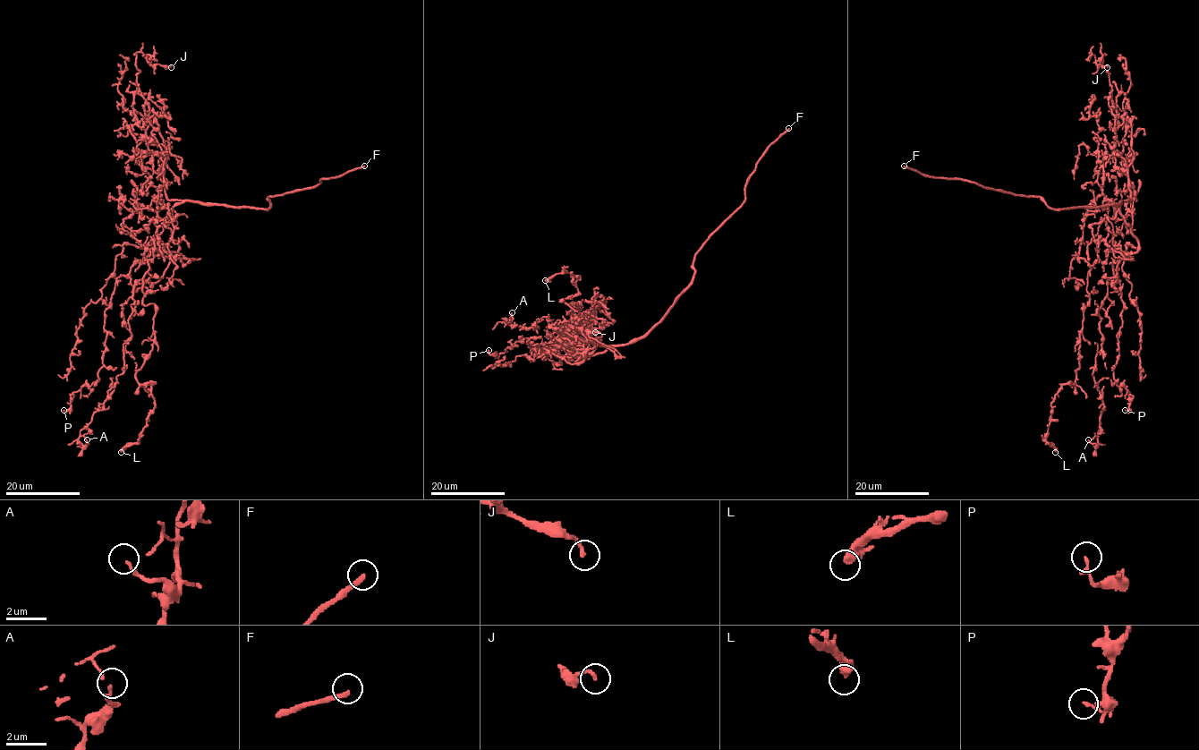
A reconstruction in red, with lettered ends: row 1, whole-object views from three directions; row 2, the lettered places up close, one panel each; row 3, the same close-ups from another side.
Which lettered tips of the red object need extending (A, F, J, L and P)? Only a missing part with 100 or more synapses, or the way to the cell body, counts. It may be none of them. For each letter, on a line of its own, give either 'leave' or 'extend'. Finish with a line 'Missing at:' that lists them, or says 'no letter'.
A: leave
F: extend
J: leave
L: leave
P: leave
Missing at: F

